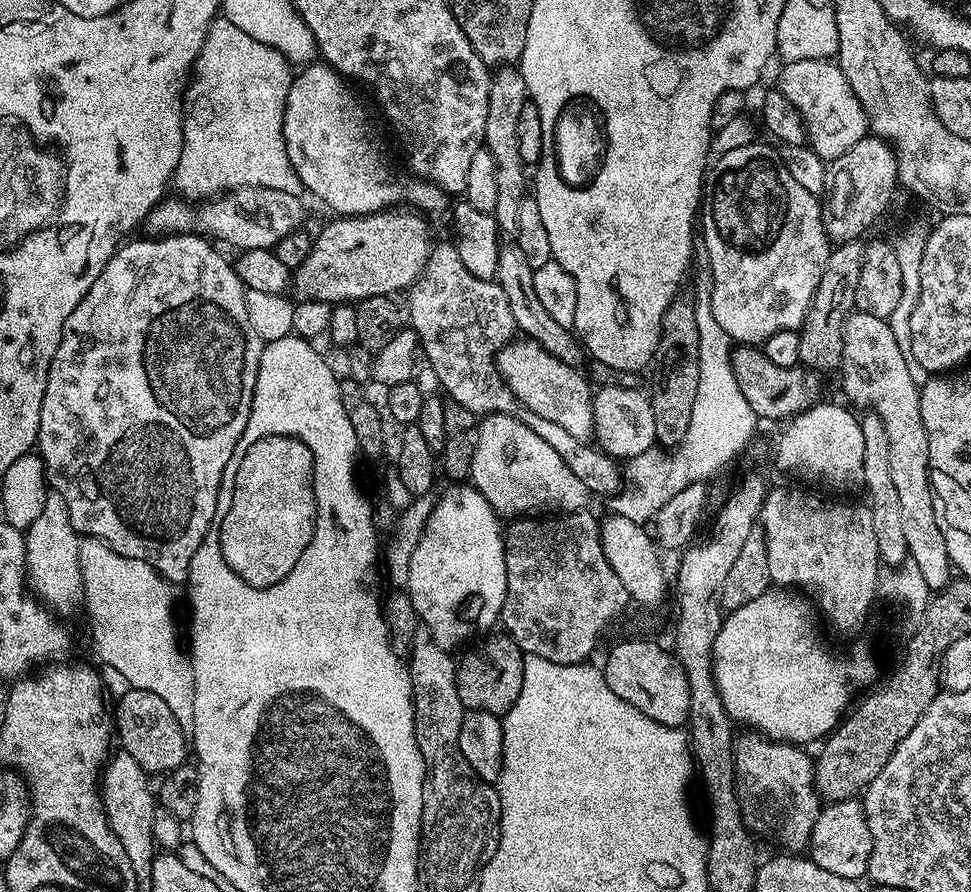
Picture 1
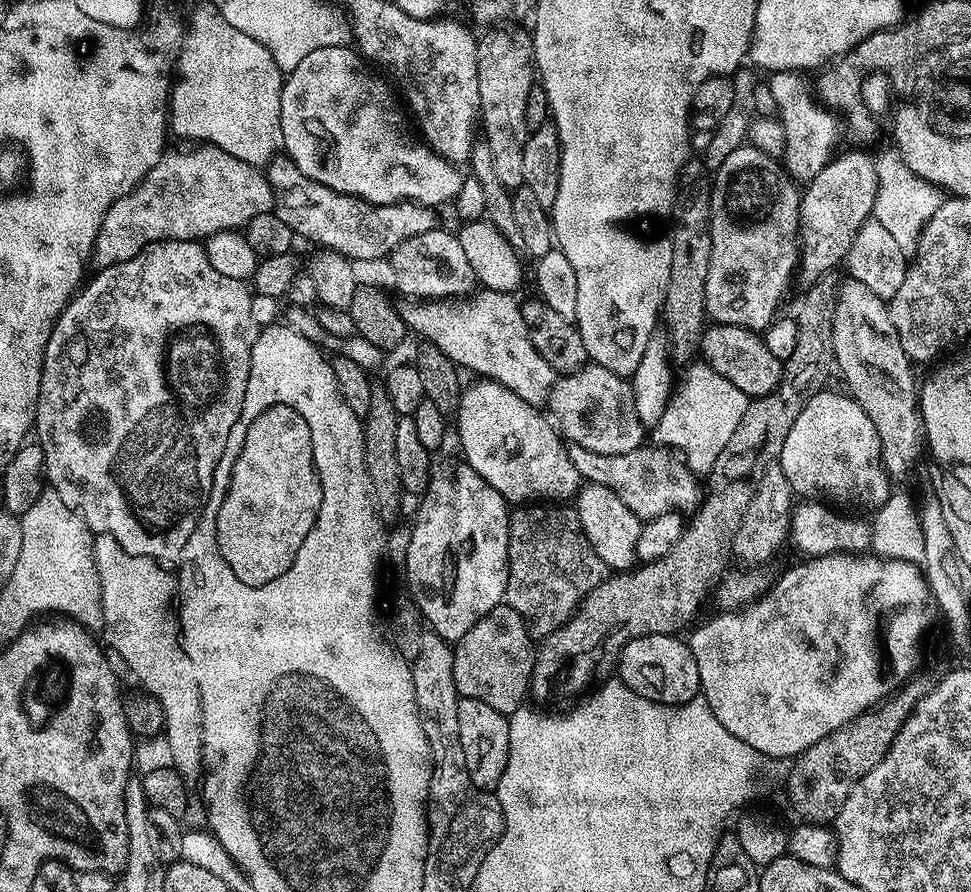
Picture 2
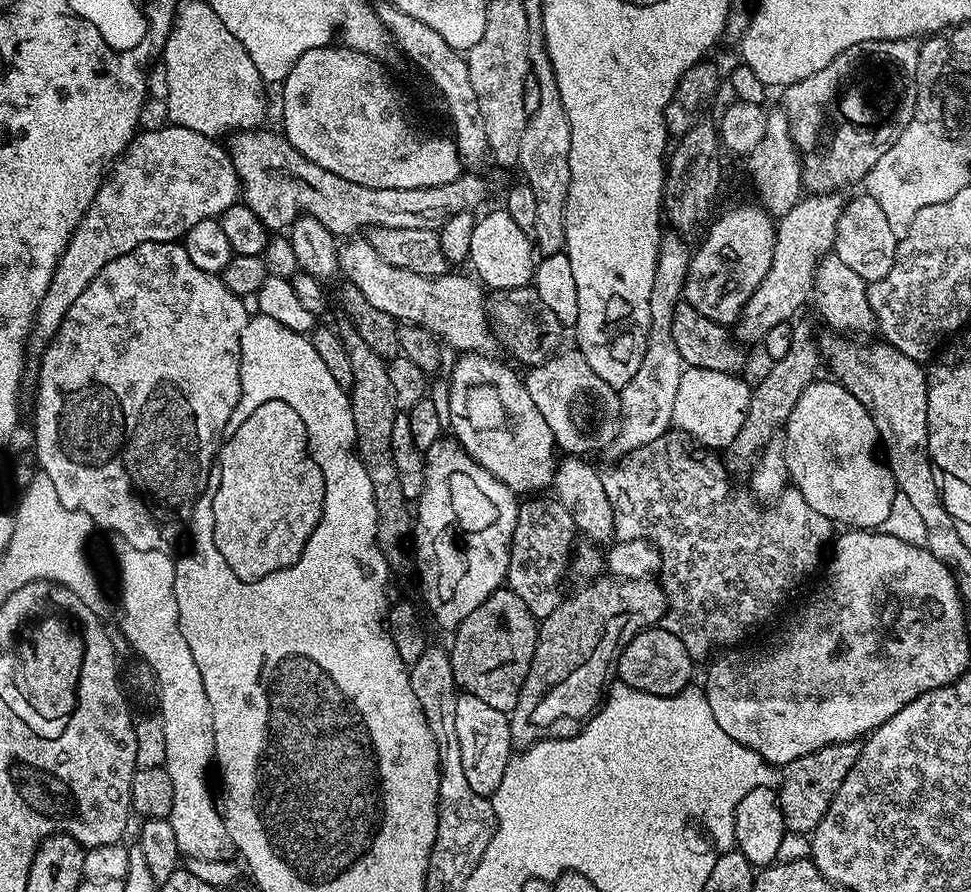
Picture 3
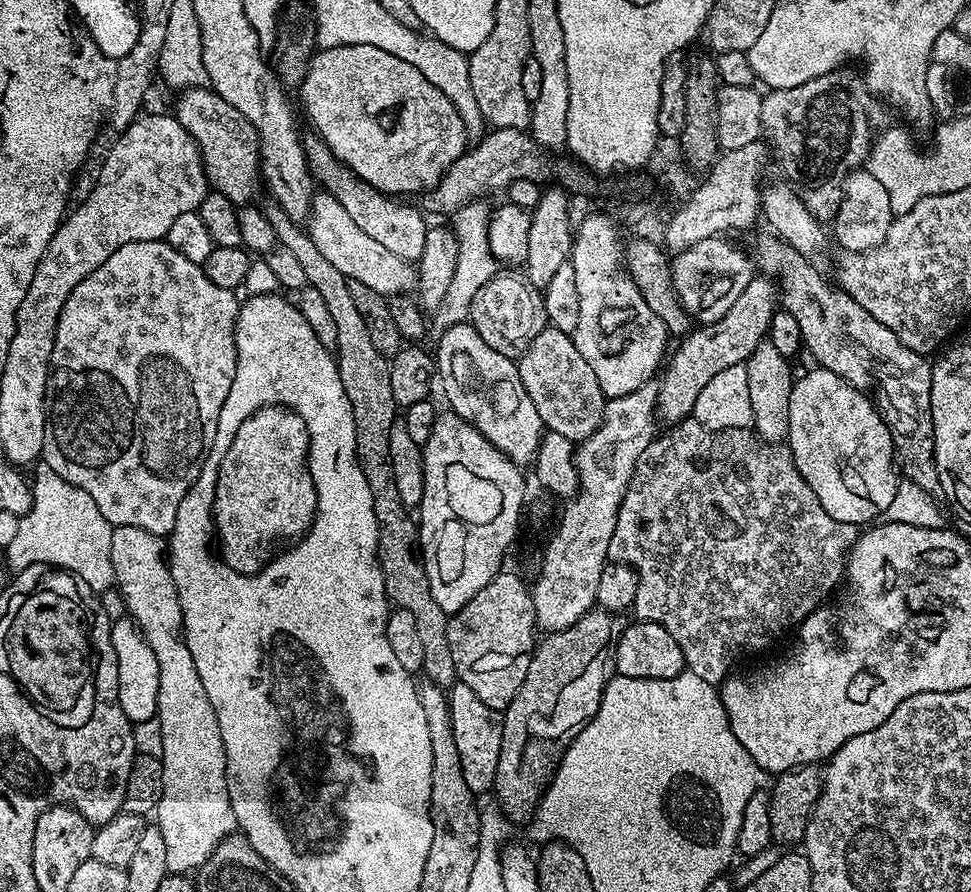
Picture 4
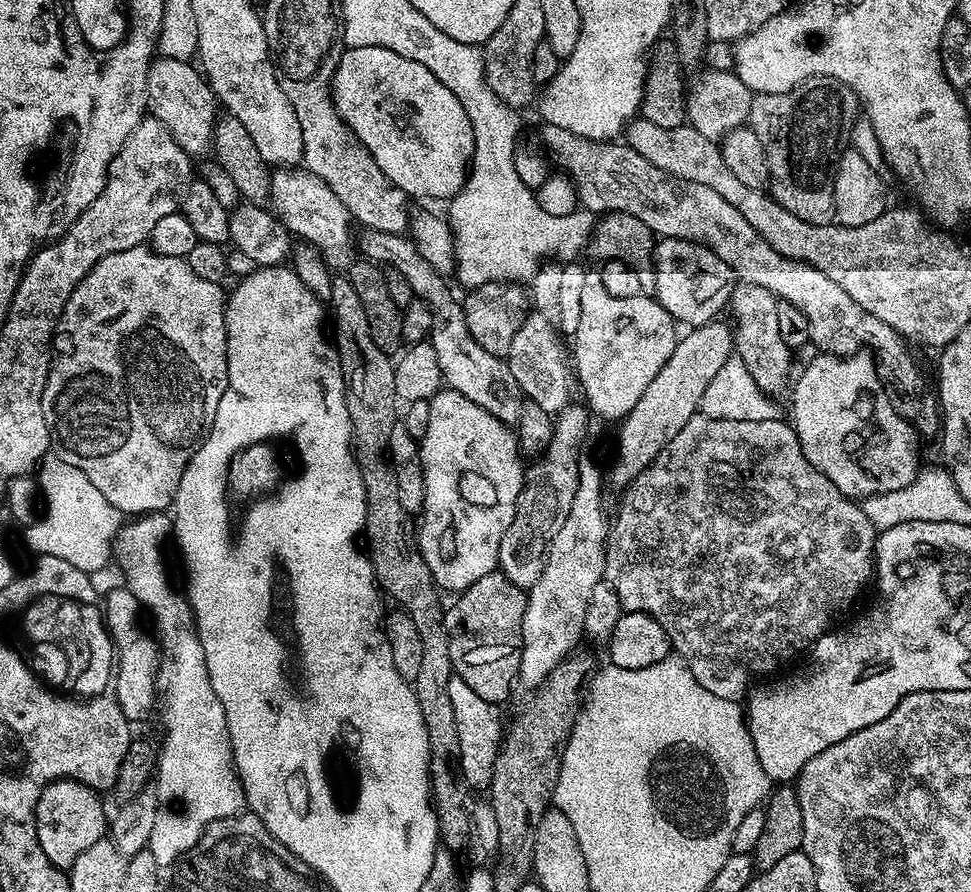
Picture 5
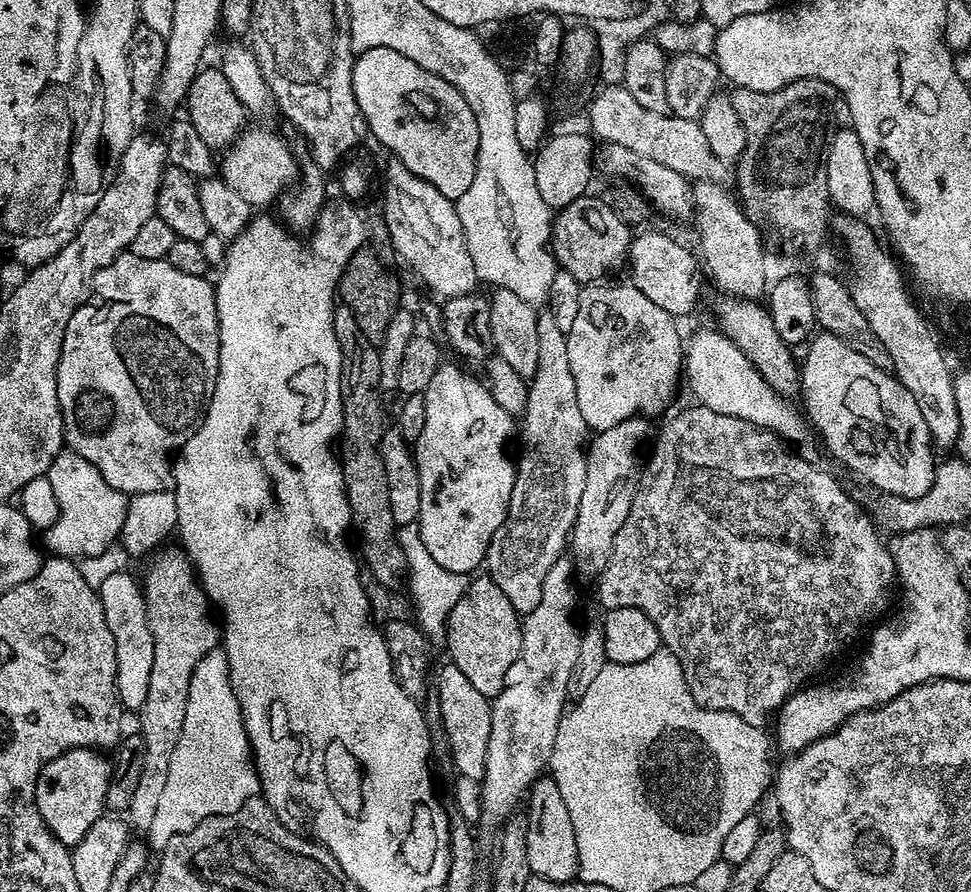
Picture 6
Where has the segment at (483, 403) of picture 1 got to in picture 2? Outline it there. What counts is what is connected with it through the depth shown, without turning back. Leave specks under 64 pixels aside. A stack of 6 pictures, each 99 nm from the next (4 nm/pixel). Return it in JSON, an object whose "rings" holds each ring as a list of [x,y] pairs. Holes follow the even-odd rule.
{"rings":[[[443,227],[431,228],[426,234],[418,234],[406,238],[390,253],[392,260],[392,276],[396,279],[396,288],[400,292],[405,292],[408,298],[427,298],[428,300],[438,300],[441,298],[460,298],[471,293],[477,287],[477,278],[470,268],[470,263],[466,262],[465,251],[455,231],[443,232]]]}

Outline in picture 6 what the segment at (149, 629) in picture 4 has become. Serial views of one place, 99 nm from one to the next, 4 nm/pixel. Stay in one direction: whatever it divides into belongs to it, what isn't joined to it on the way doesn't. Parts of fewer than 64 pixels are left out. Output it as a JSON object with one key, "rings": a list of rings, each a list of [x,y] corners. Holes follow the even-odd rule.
{"rings":[[[222,655],[209,658],[194,670],[188,687],[188,701],[182,718],[182,732],[170,754],[170,770],[166,774],[166,787],[162,790],[162,799],[158,801],[158,811],[154,822],[150,822],[146,840],[153,849],[162,850],[178,834],[186,834],[211,816],[234,814],[245,802],[260,792],[260,778],[256,774],[256,765],[252,749],[248,742],[248,732],[244,729],[244,715],[236,700],[236,691],[228,679],[228,660]]]}

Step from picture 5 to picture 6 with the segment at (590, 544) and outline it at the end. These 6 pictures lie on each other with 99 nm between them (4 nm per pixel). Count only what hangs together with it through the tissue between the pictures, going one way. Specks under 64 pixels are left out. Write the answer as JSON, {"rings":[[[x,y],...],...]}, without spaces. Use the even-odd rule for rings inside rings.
{"rings":[[[565,554],[558,558],[558,562],[554,562],[554,566],[550,566],[550,574],[546,574],[546,582],[542,584],[542,599],[538,602],[538,606],[534,610],[528,612],[522,620],[520,629],[522,630],[522,650],[518,654],[518,658],[514,662],[514,666],[510,666],[510,670],[506,670],[506,682],[504,688],[492,700],[492,717],[490,718],[490,747],[486,749],[486,774],[481,783],[482,808],[479,823],[493,830],[499,829],[509,816],[517,811],[516,808],[521,807],[522,801],[527,797],[528,789],[532,787],[535,780],[539,780],[542,773],[552,763],[552,751],[554,750],[554,738],[558,738],[558,726],[560,719],[564,716],[566,705],[569,703],[568,683],[570,682],[570,670],[574,670],[574,661],[578,659],[578,646],[580,645],[581,625],[576,624],[576,616],[572,611],[576,608],[576,584],[572,581],[574,577],[574,560],[571,555]]]}

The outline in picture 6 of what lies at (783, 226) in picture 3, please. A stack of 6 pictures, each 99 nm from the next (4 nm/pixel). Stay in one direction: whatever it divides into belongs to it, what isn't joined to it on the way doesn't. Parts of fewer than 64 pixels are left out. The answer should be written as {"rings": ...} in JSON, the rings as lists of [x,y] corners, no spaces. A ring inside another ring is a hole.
{"rings":[[[631,416],[626,422],[618,422],[618,426],[610,426],[610,430],[602,430],[596,432],[595,435],[587,441],[586,444],[586,483],[582,489],[582,502],[578,502],[578,518],[574,518],[574,526],[572,527],[572,535],[570,537],[570,552],[574,557],[574,568],[577,573],[580,572],[584,576],[592,576],[592,578],[599,577],[603,568],[608,565],[610,558],[610,550],[614,546],[614,538],[618,534],[618,530],[622,530],[622,522],[626,522],[626,514],[630,514],[630,506],[634,506],[634,494],[640,485],[640,476],[644,472],[644,465],[646,463],[645,453],[640,453],[644,448],[644,439],[648,436],[648,424],[644,418],[640,416]]]}

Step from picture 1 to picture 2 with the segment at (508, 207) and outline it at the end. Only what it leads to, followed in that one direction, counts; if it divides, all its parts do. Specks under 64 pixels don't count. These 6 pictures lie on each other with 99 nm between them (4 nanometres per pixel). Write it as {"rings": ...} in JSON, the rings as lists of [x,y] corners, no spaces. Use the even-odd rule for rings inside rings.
{"rings":[[[500,26],[495,30],[485,31],[488,33],[484,37],[481,35],[476,45],[476,61],[482,138],[490,146],[498,182],[504,188],[515,190],[524,185],[522,150],[530,135],[525,116],[526,98],[534,85],[534,61],[529,33],[507,32],[508,30],[507,27]]]}

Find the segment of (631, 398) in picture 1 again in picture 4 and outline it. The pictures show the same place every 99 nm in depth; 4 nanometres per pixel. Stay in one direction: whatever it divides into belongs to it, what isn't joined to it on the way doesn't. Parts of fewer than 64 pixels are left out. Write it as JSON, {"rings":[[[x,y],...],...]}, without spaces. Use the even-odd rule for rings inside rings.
{"rings":[[[547,326],[529,344],[529,348],[518,359],[522,386],[526,386],[526,394],[530,394],[530,402],[534,402],[538,414],[542,418],[545,429],[554,434],[562,434],[562,438],[570,438],[579,442],[590,438],[598,426],[604,421],[604,405],[606,397],[602,386],[598,386],[598,378],[594,378],[594,370],[590,370],[586,358],[578,354],[578,346],[569,333]]]}

